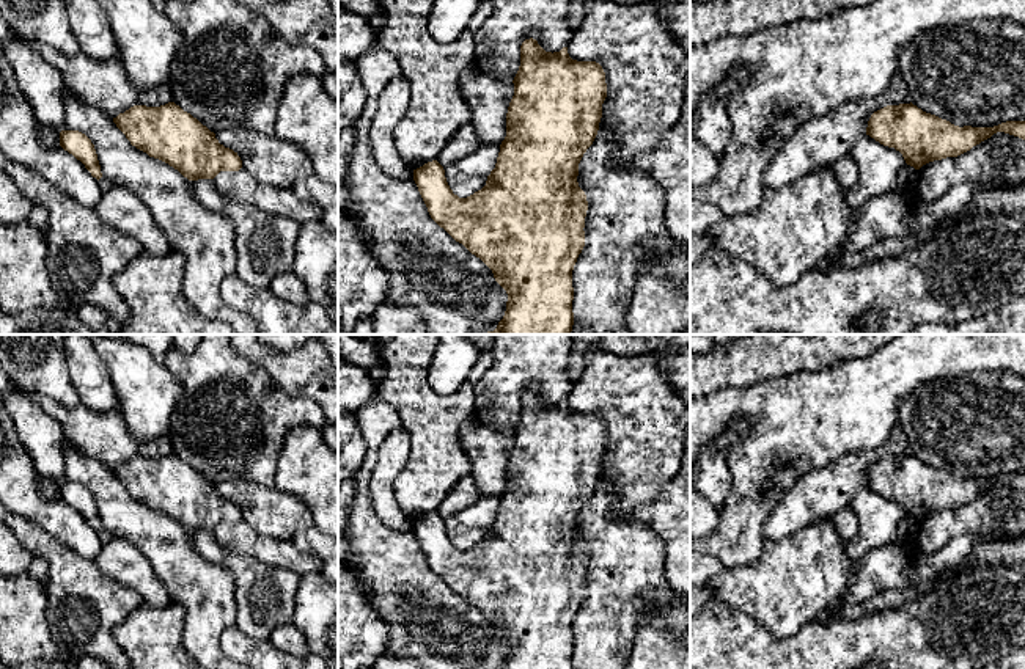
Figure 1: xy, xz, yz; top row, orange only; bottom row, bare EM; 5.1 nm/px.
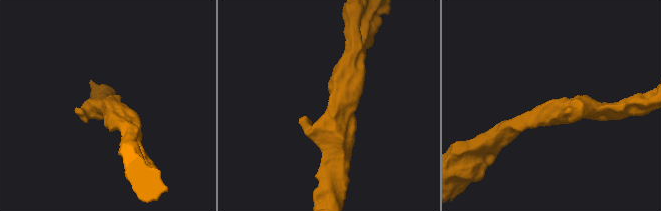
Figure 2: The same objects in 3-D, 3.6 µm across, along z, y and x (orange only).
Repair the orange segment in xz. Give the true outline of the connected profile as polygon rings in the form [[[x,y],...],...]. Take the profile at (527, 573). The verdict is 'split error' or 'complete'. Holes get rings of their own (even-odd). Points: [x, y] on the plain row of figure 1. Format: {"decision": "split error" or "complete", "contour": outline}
{"decision": "complete", "contour": [[[536,391],[520,397],[520,418],[512,432],[514,448],[506,465],[506,488],[500,496],[495,520],[486,537],[467,550],[459,550],[450,540],[445,521],[437,514],[428,514],[413,521],[413,532],[431,570],[456,594],[479,609],[506,642],[508,653],[503,669],[574,669],[572,622],[585,598],[585,568],[588,553],[579,539],[579,515],[593,496],[607,449],[605,424],[596,413],[577,413],[568,405],[546,404]]]}

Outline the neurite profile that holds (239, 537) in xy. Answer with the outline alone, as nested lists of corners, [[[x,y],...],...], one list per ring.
[[[244,520],[239,523],[220,523],[212,534],[228,551],[258,559],[269,565],[288,568],[300,576],[321,573],[322,570],[318,556],[302,553],[292,540],[267,537]]]

